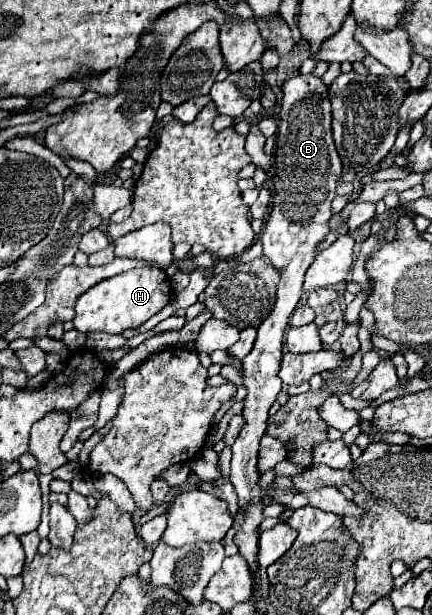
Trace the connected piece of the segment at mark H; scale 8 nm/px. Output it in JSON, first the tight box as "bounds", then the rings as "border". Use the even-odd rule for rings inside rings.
{"bounds":[74,269,172,335],"border":[[[136,269],[124,275],[116,275],[106,279],[104,283],[88,289],[76,301],[76,317],[74,329],[80,333],[102,331],[110,335],[120,335],[126,329],[136,329],[162,311],[172,297],[172,287],[168,275],[162,269]]]}

